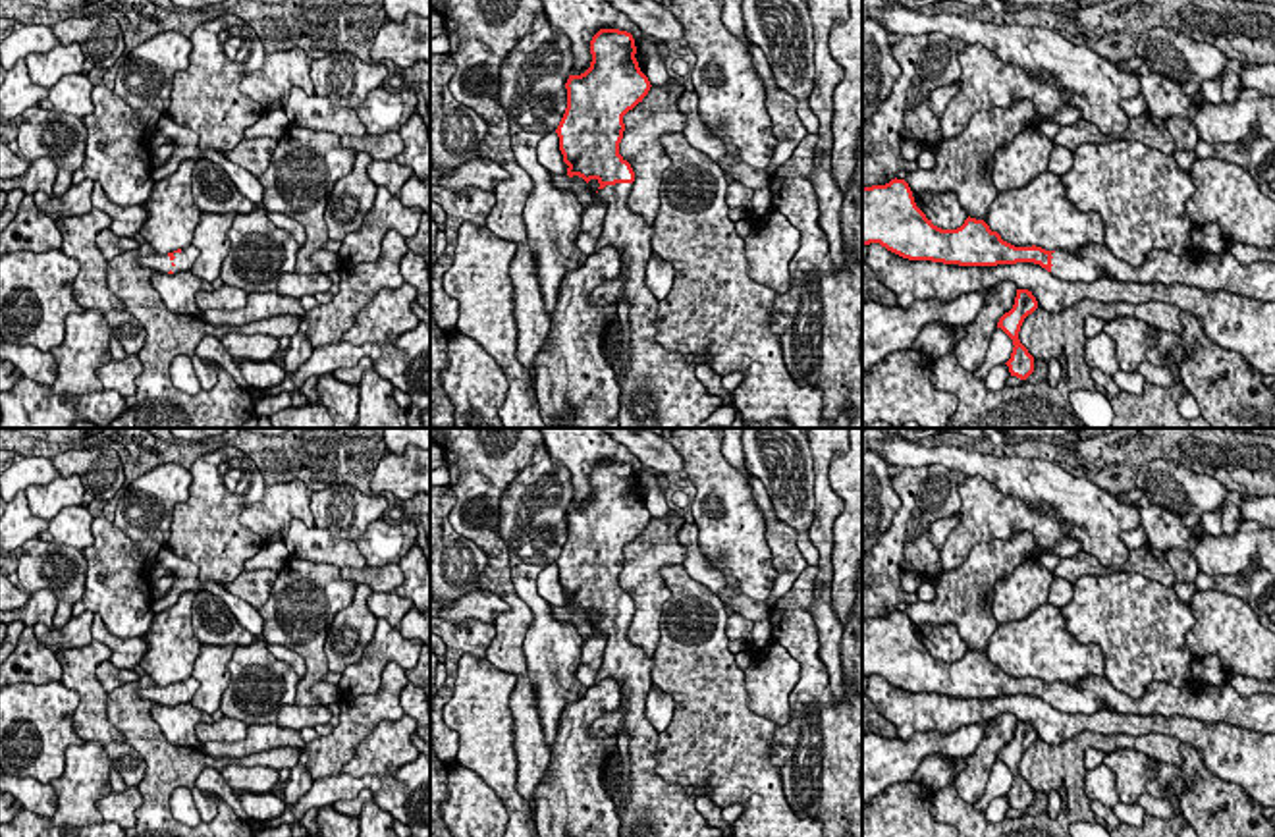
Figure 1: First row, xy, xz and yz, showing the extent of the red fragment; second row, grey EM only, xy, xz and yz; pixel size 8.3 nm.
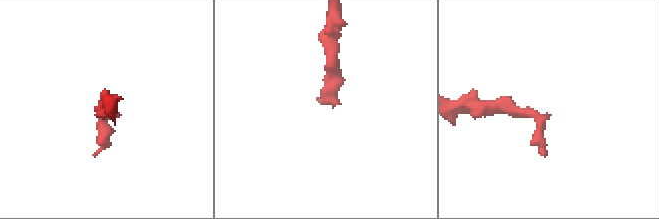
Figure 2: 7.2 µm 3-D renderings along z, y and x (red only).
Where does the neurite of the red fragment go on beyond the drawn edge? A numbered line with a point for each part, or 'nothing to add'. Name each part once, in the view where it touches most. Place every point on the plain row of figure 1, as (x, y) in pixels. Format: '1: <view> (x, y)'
1: xy (184, 693)

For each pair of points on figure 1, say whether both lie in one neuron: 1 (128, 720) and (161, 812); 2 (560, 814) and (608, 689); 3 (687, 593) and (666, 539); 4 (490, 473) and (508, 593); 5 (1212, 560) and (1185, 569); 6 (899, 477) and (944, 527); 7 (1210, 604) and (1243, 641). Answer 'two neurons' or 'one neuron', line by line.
1: one neuron
2: one neuron
3: two neurons
4: one neuron
5: two neurons
6: two neurons
7: one neuron

